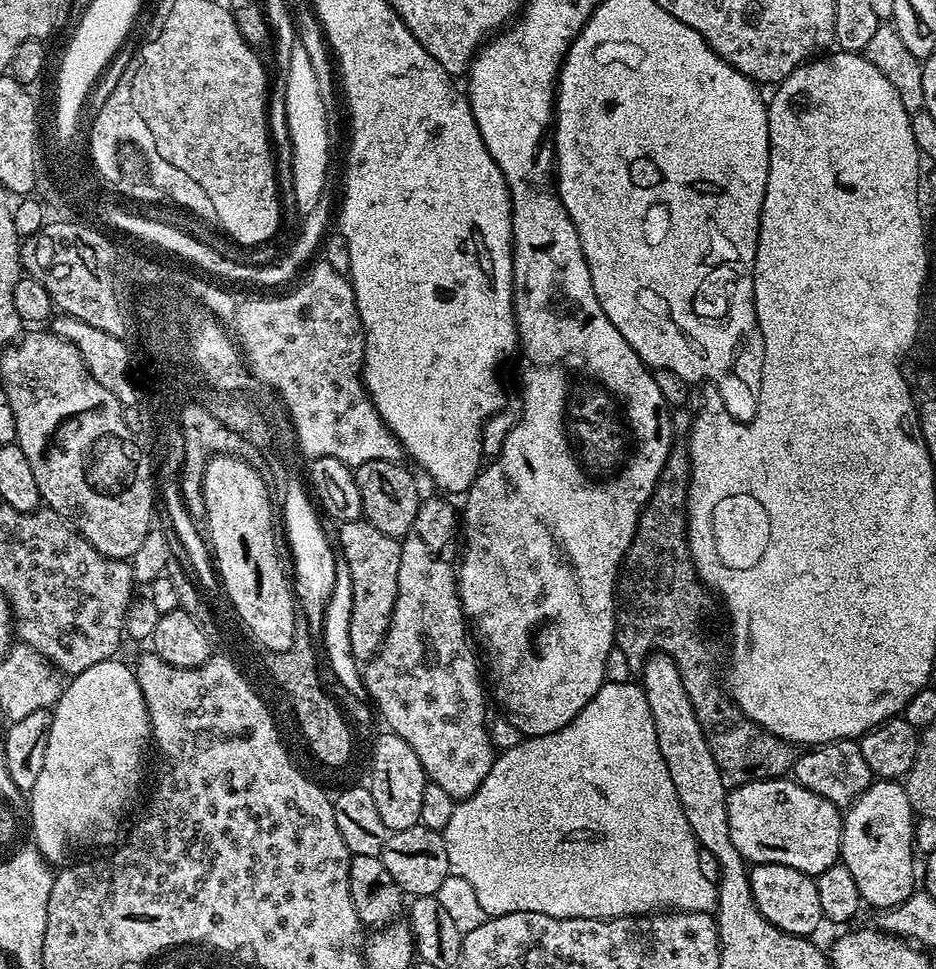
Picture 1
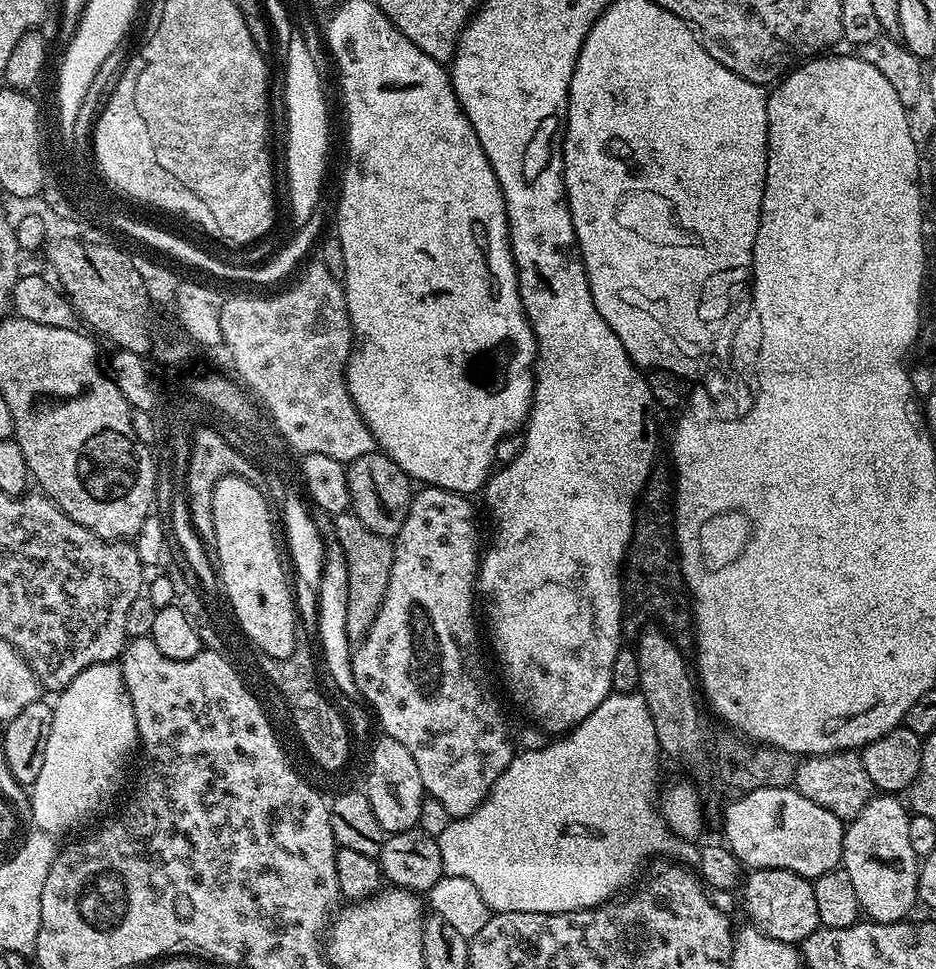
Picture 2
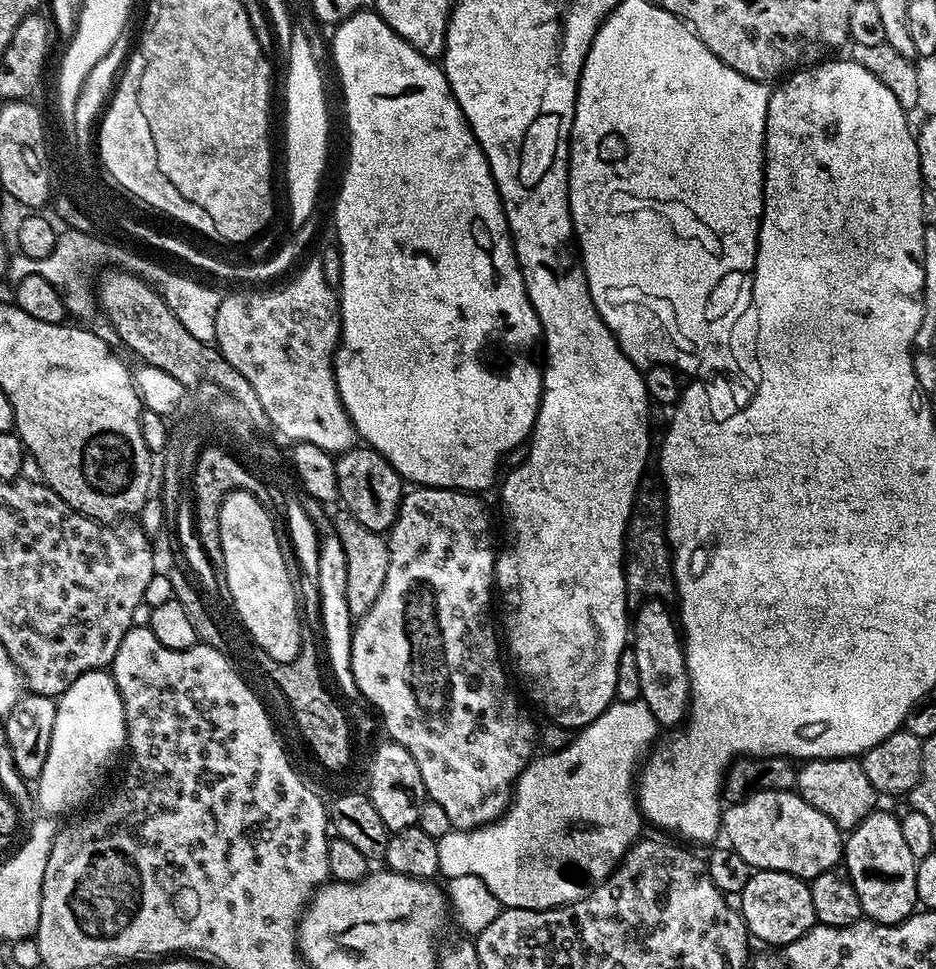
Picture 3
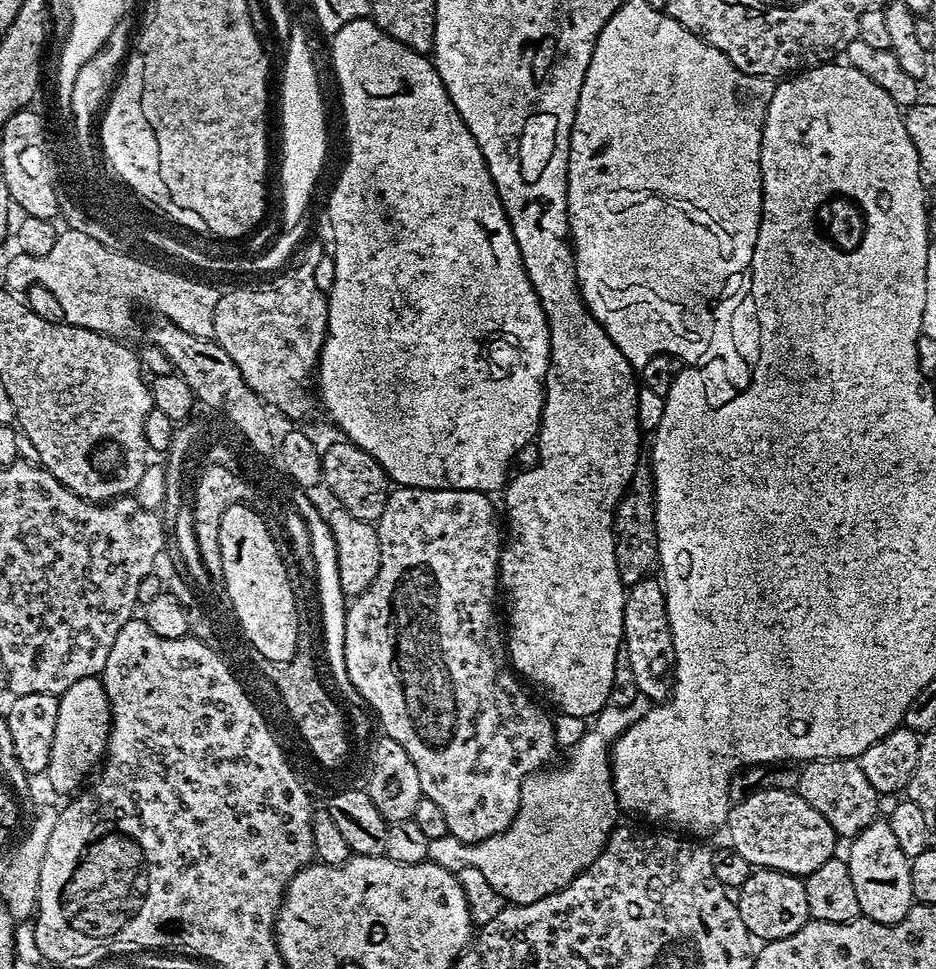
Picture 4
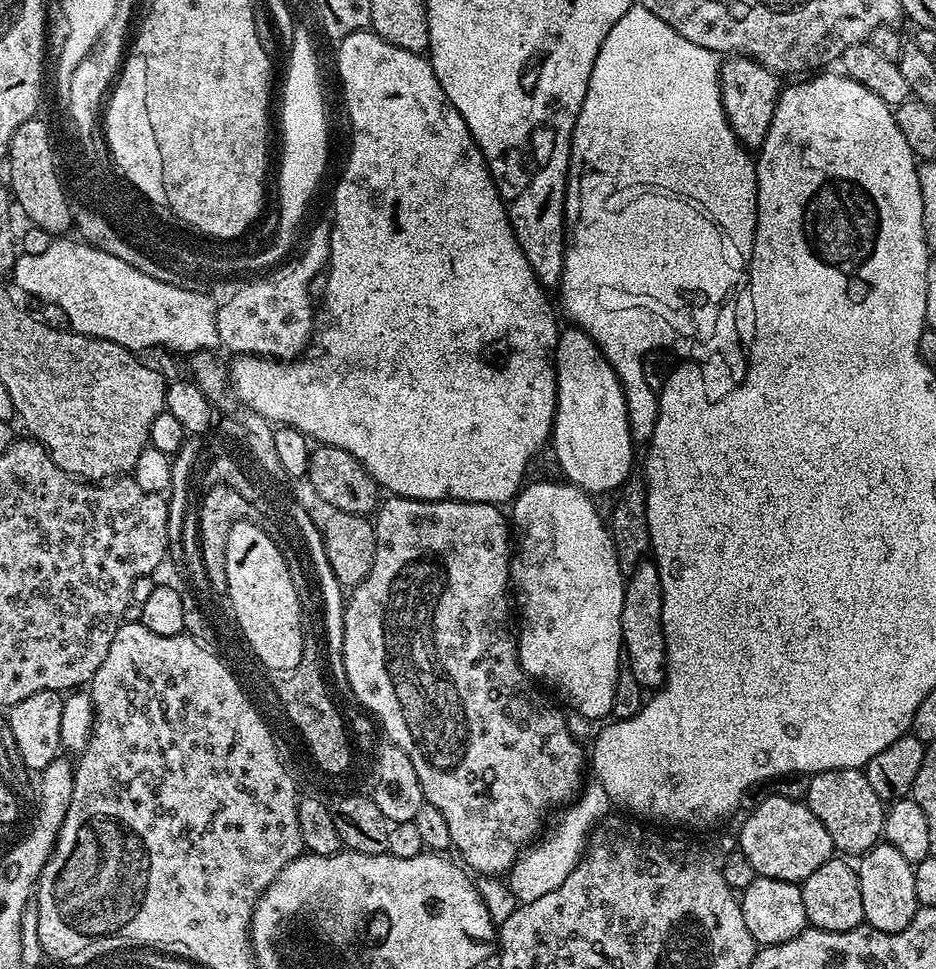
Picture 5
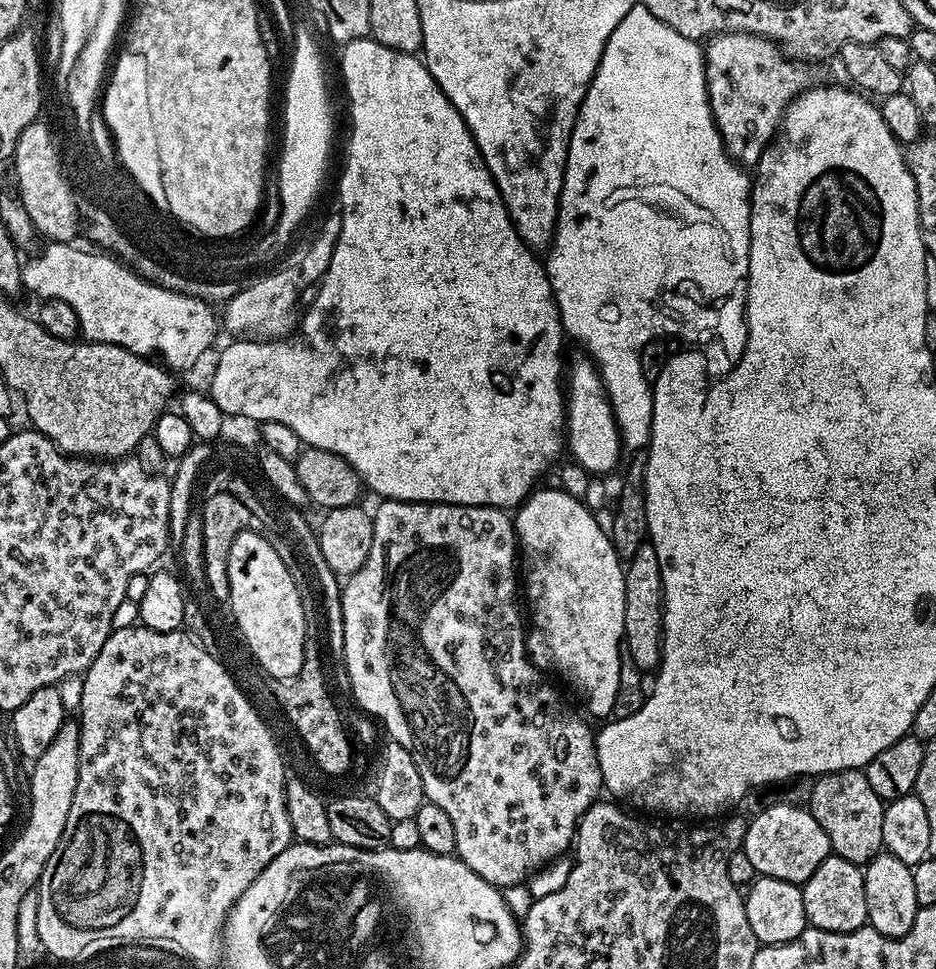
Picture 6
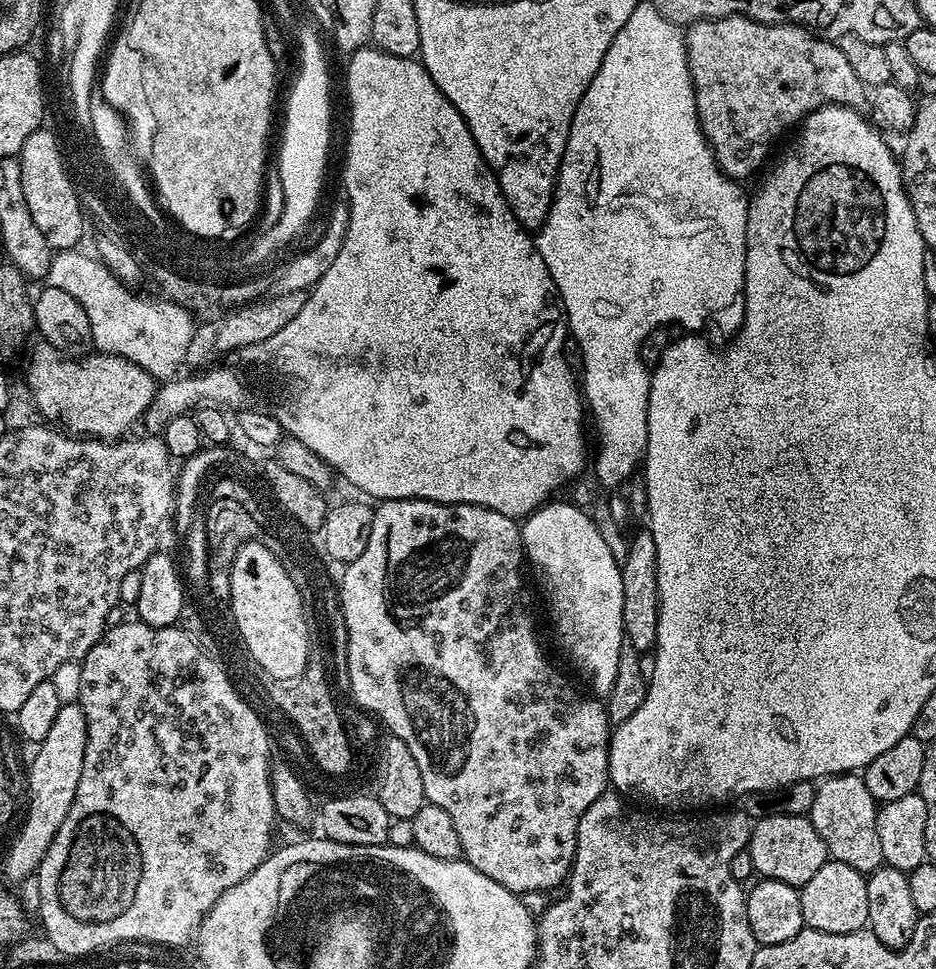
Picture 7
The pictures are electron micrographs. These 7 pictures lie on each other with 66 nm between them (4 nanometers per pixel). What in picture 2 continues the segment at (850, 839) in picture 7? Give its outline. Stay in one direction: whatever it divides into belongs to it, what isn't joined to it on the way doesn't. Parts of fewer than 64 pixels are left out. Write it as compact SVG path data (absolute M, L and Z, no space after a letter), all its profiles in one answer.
M849 750L846 752L825 752L823 756L804 756L796 771L796 791L802 794L802 798L810 798L810 802L818 802L822 810L830 810L838 819L850 822L866 810L874 795L874 789L870 782L870 774L866 774L866 766L862 766L860 752Z

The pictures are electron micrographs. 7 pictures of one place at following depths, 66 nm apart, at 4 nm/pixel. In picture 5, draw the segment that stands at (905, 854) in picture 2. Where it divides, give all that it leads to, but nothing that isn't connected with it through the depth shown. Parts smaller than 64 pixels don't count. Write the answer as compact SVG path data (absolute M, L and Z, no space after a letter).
M887 842L875 844L858 860L858 875L862 890L862 910L867 927L877 928L883 932L901 932L914 918L917 910L916 895L914 894L914 865L894 846Z

